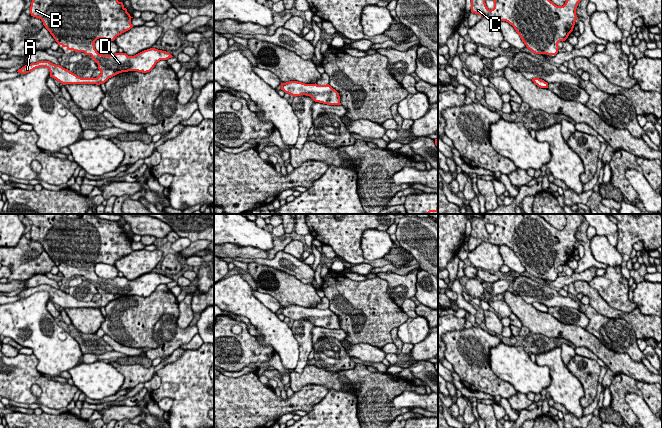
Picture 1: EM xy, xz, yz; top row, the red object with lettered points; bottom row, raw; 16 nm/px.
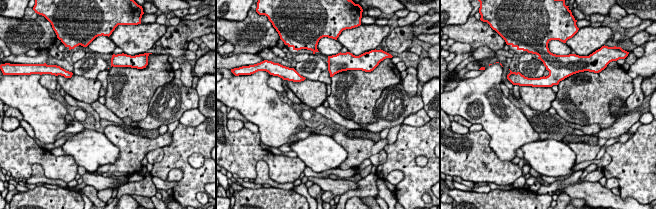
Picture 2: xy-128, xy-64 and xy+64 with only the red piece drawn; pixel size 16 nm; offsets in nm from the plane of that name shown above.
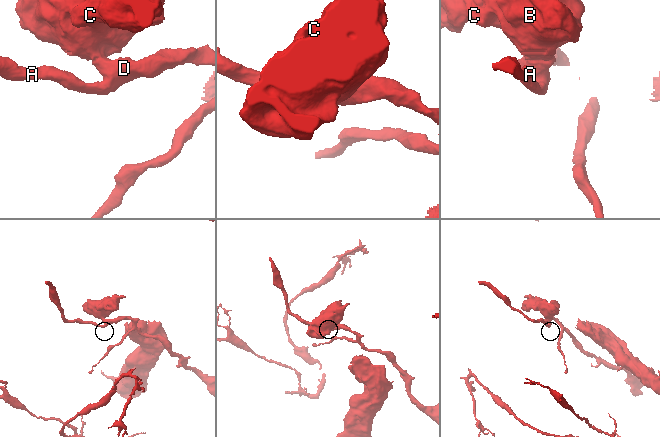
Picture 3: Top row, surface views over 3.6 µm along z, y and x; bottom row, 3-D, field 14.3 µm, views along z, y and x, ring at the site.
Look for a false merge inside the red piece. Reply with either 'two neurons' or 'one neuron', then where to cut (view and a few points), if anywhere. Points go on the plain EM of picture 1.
one neuron; cut none

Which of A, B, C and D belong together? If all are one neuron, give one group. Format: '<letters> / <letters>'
A B C D

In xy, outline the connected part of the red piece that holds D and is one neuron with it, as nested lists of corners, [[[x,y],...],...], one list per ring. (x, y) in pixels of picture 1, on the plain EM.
[[[24,214],[24,217],[32,222],[31,240],[42,244],[58,269],[90,279],[98,288],[101,298],[97,302],[81,302],[49,285],[27,288],[17,295],[21,298],[46,291],[50,301],[63,309],[100,309],[122,296],[150,296],[160,284],[173,281],[169,276],[155,272],[134,280],[126,277],[102,279],[97,276],[94,269],[97,263],[114,265],[133,251],[133,241],[117,221],[100,219],[90,214]]]

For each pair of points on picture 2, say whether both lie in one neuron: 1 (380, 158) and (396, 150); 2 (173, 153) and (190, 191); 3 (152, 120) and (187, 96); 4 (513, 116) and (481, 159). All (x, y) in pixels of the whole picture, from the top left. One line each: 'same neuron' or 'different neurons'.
1: different neurons
2: same neuron
3: same neuron
4: different neurons

